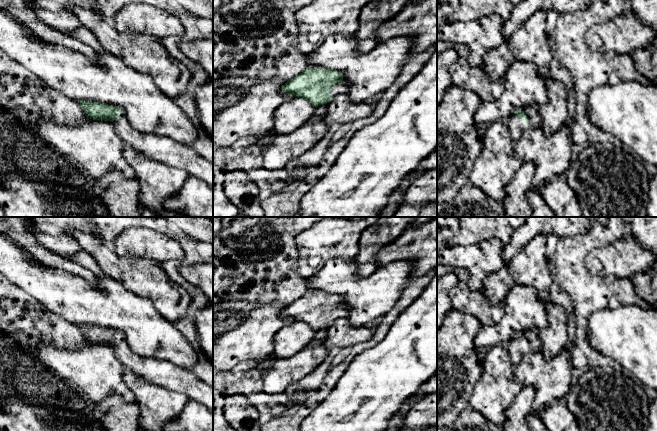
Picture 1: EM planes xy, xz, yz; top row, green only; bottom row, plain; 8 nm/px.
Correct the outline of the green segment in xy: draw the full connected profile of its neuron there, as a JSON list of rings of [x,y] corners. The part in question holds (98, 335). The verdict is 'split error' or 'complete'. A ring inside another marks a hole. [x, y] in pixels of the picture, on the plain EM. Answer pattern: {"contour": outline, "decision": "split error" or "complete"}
{"contour": [[[85,324],[76,325],[82,330],[87,342],[112,345],[119,361],[142,379],[166,390],[182,393],[206,406],[213,413],[213,388],[200,380],[191,370],[168,361],[136,355],[119,331]]], "decision": "split error"}

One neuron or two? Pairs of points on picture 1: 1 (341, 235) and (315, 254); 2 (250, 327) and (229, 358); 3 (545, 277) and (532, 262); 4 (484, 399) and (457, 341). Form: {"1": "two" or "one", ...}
{"1": "one", "2": "one", "3": "one", "4": "two"}

